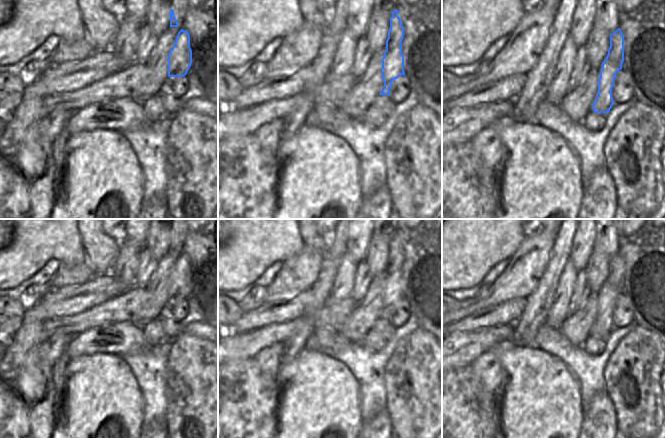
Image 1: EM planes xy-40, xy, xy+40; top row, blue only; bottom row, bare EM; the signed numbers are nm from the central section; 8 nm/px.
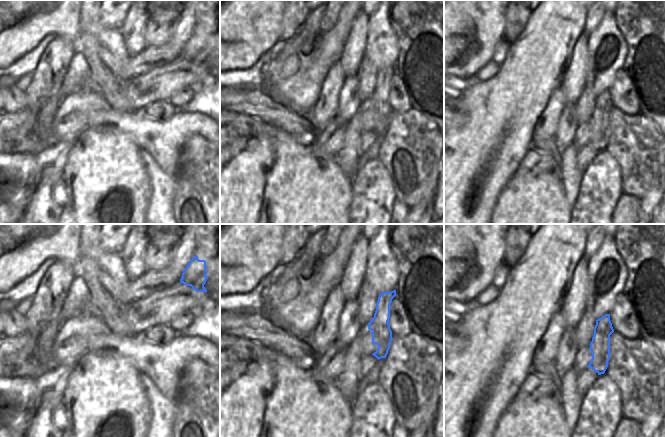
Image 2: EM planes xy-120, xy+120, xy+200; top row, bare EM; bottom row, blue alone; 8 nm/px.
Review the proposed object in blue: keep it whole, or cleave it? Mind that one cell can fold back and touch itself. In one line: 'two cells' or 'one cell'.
two cells

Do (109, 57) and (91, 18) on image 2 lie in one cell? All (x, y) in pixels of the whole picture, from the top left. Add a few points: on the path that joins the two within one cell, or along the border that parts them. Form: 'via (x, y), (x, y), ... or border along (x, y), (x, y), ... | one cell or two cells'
via (107, 47), (93, 33), (91, 28) | one cell

